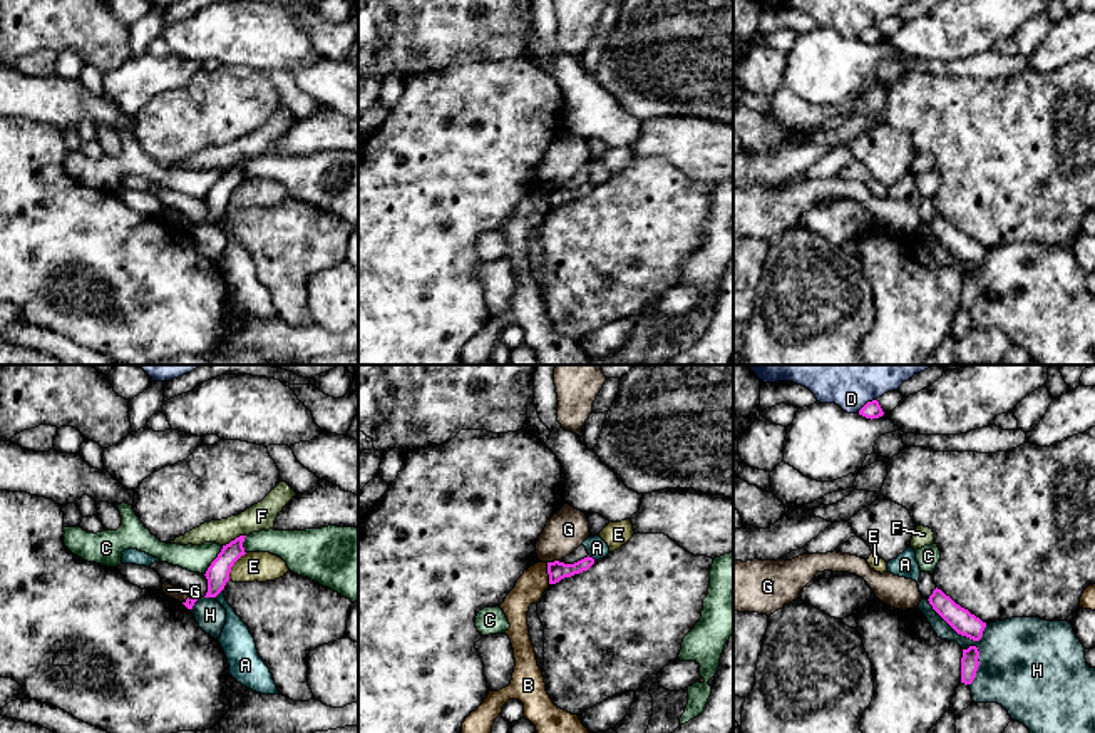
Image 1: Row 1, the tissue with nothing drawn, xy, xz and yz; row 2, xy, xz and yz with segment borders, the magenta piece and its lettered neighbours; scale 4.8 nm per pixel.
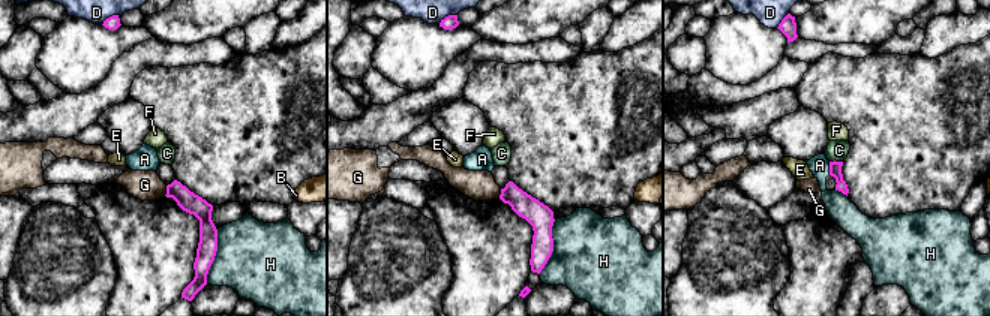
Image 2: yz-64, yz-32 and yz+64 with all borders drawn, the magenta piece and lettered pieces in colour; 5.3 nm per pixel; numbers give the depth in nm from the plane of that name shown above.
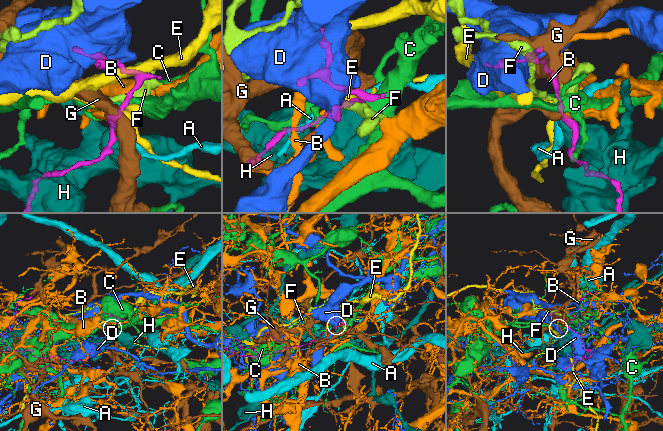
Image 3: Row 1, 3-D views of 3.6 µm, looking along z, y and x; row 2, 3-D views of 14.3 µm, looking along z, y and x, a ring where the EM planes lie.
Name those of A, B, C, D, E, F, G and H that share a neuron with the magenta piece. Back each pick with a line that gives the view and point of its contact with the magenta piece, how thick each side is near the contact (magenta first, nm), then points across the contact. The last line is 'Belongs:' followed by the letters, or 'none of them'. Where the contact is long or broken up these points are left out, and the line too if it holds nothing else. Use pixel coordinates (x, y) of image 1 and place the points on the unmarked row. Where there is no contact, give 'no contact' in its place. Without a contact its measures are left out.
Belongs: none of them

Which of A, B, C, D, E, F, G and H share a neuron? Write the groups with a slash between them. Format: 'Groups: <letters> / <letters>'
Groups: A / B F / C / D / E / G / H

